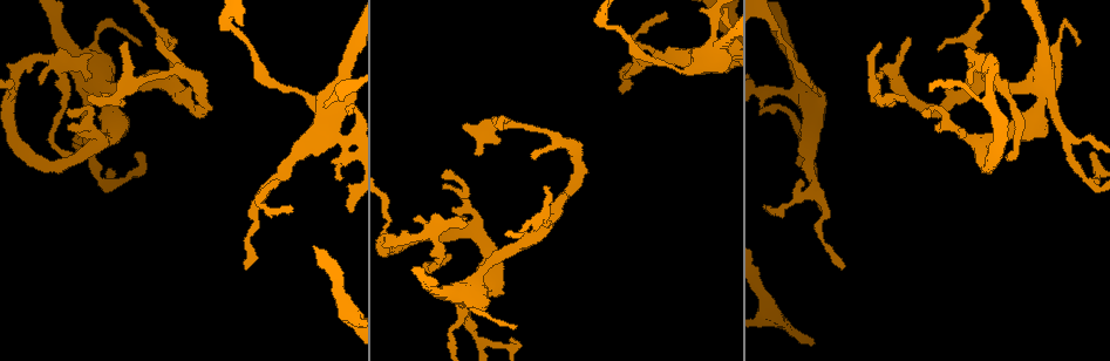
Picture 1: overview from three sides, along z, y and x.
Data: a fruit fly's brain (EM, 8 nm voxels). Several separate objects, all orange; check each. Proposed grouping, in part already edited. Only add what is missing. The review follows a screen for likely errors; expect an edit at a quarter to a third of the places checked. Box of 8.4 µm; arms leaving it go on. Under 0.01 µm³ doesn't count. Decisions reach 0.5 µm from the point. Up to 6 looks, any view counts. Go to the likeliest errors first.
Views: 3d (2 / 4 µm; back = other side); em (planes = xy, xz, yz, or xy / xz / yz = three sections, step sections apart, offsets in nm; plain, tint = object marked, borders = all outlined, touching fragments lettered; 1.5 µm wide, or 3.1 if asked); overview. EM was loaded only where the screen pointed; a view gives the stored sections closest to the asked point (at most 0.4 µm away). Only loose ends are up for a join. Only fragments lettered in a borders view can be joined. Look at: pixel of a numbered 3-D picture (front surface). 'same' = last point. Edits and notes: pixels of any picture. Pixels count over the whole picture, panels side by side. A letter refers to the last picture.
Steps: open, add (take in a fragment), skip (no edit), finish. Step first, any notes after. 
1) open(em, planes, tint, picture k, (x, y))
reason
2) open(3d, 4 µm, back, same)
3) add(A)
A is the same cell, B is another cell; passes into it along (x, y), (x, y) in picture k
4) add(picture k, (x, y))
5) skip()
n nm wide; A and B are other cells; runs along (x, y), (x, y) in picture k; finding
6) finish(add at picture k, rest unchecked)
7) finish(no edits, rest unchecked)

open(em, planes, borders, picture 1, (174, 48))
branch stops here

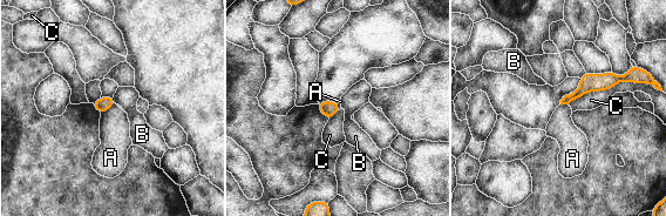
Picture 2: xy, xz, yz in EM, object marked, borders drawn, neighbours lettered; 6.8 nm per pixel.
skip()
C touches over 550 nm; A, B and C are other cells; runs along (627, 78), (589, 82), (564, 101) in picture 2; no lettered fragment goes on from it

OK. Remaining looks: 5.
open(3d, 4 µm, picture 1, (1076, 43))
branch stops here

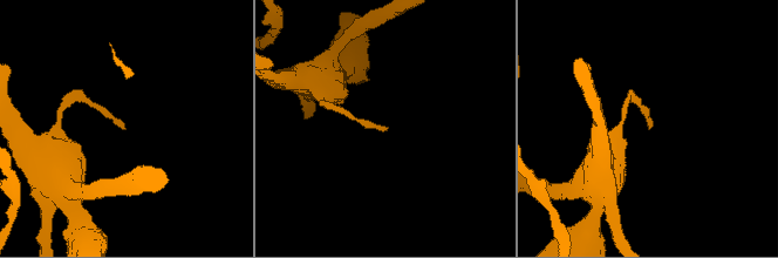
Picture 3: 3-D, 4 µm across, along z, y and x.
open(em, planes, borders, picture 3, (387, 128))
now the EM

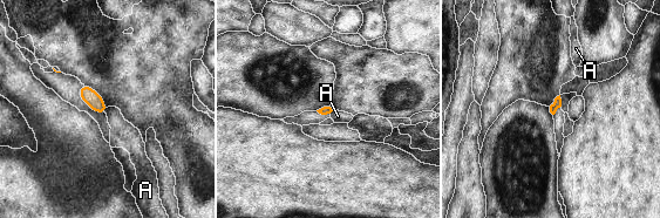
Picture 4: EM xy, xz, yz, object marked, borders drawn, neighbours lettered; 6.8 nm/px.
skip()
A is another cell; no lettered fragment goes on from it

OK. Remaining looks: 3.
open(em, xy, step 4, plain, picture 1, (466, 218))
branch stops here

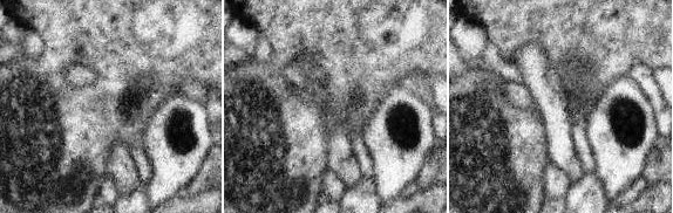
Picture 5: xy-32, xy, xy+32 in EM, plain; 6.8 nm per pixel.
open(em, xy, step 4, borders, same)

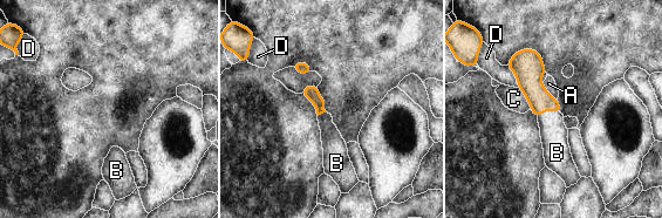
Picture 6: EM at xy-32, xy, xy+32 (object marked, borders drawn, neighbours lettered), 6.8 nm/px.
add(B)
B is the same cell, A, C and D are other cells; passes into it along (529, 79), (548, 109), (553, 133) in picture 6; it goes on there

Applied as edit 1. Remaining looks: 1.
finish(add at picture 6, rest unchecked)

